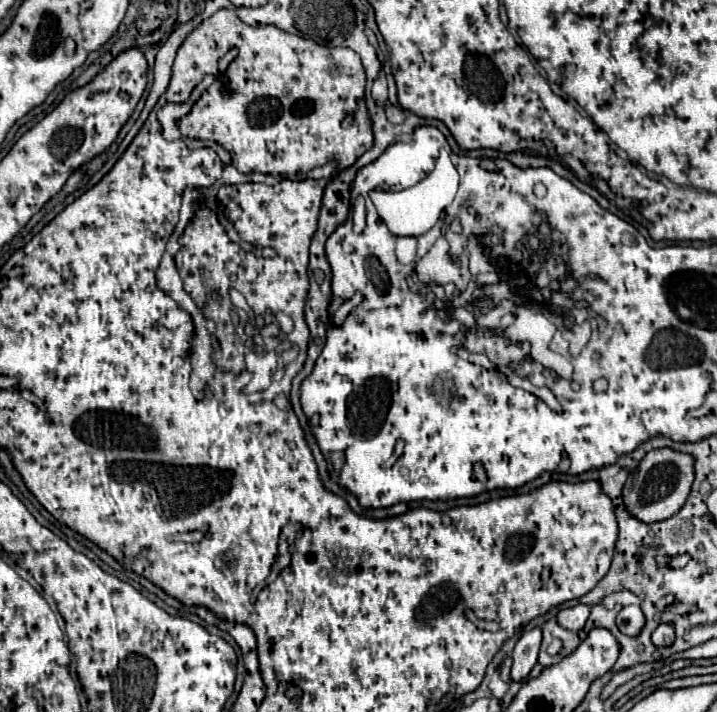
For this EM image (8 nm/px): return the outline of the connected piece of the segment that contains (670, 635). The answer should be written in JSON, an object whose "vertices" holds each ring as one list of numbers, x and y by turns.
{"vertices":[[660,625,652,633,652,643,656,647,670,647,674,643,674,629,670,625]]}

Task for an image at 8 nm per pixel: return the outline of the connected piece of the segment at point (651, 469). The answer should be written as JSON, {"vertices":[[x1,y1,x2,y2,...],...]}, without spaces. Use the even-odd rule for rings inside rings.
{"vertices":[[658,449,650,451,646,459,638,465,636,471,632,471,624,483,622,489,622,499,626,511,642,521,642,523,656,523,672,517,682,509,686,503,686,497,690,495,690,487,694,481,694,459,690,455,682,455,678,451,670,449]]}

